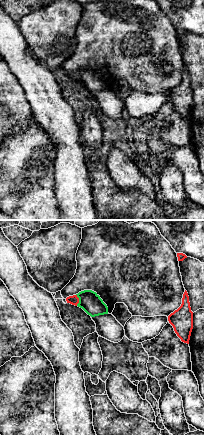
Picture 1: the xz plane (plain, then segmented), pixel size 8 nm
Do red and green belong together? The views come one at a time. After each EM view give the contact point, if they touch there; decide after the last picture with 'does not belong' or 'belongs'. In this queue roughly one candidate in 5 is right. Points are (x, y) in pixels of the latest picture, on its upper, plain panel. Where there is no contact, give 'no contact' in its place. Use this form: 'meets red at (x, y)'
meets red at (78, 76)

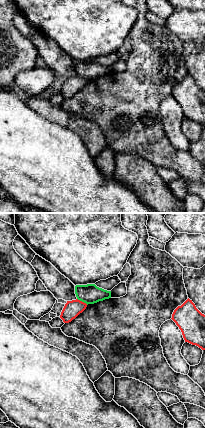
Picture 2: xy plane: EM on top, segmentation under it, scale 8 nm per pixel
meets red at (81, 77)

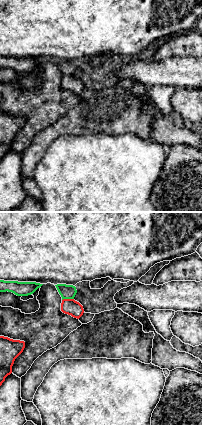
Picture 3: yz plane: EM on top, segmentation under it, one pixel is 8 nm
meets red at (67, 75)

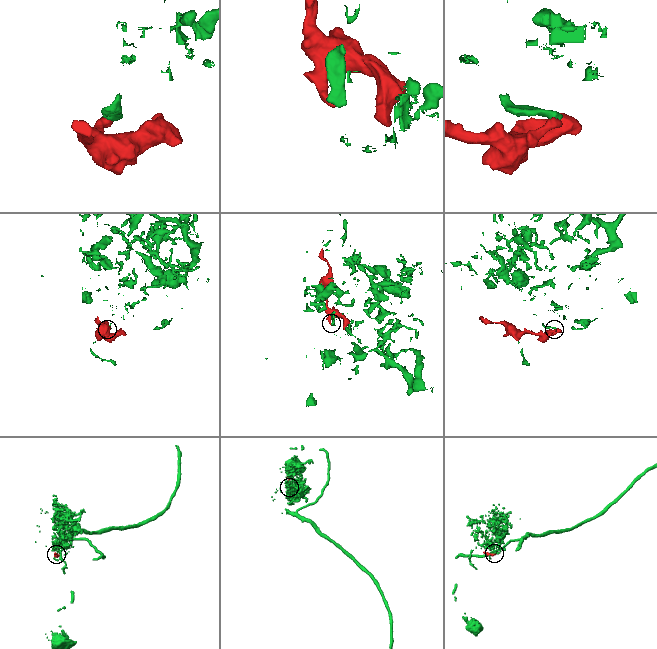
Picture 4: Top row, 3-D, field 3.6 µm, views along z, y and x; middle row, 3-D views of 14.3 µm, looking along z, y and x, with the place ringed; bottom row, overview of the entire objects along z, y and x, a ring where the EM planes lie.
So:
does not belong

